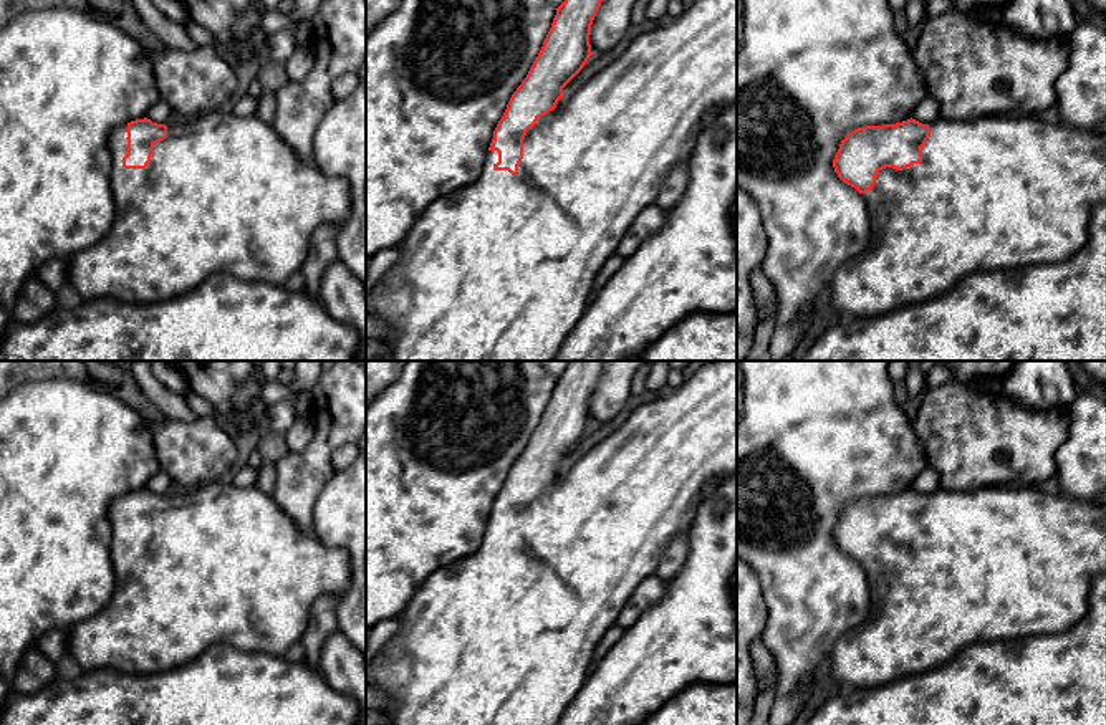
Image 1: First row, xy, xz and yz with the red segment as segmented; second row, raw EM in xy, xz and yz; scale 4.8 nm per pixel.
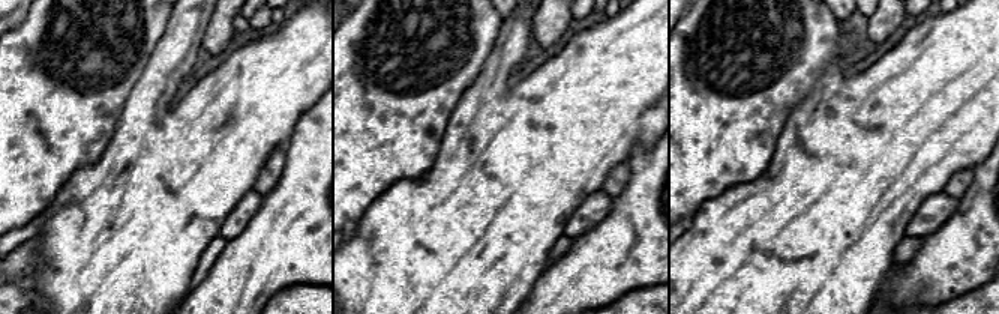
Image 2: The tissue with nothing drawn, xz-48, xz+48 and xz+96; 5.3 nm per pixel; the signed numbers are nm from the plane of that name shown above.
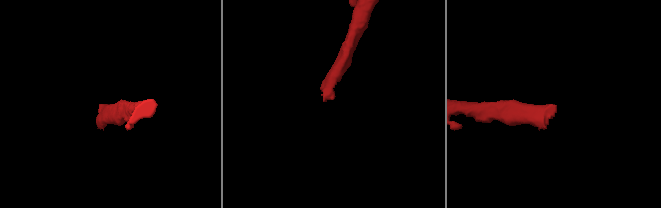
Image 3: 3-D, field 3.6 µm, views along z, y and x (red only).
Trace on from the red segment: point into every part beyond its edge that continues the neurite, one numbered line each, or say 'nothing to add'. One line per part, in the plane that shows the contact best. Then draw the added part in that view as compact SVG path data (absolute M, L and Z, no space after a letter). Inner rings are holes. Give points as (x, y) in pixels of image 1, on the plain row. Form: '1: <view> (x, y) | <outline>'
1: xz (505, 636) | M710 361L667 397L657 397L631 412L611 435L598 442L556 478L538 488L523 510L518 545L495 541L498 523L488 521L480 546L450 564L434 569L402 612L399 631L371 657L366 684L379 689L391 702L384 725L558 725L563 712L586 682L598 642L618 624L618 616L637 586L654 576L669 543L685 538L699 507L714 498L720 483L737 470L737 361Z

